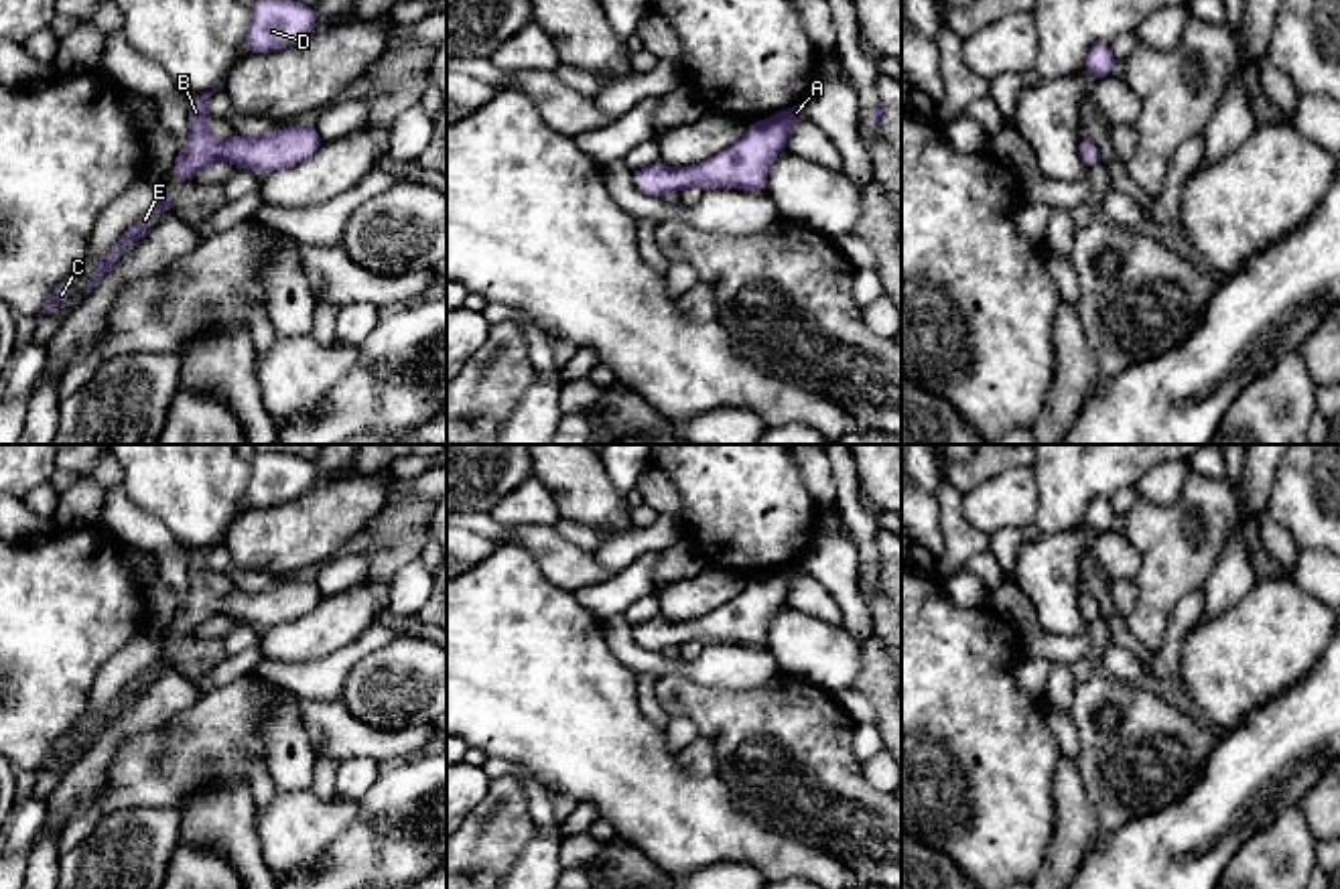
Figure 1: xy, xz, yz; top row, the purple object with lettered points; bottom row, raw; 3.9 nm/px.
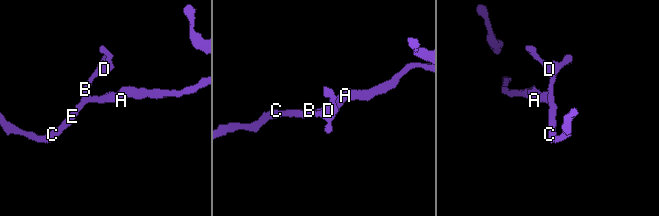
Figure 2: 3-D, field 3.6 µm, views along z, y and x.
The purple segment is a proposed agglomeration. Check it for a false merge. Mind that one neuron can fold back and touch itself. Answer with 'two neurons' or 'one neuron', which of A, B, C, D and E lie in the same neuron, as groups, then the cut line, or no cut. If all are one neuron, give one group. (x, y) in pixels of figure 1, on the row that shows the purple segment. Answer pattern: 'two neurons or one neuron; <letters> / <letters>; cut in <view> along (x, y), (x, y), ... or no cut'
one neuron; A B C D E; no cut

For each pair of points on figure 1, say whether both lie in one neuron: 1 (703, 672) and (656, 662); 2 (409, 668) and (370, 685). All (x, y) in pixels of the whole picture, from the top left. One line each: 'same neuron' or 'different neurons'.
1: same neuron
2: same neuron

